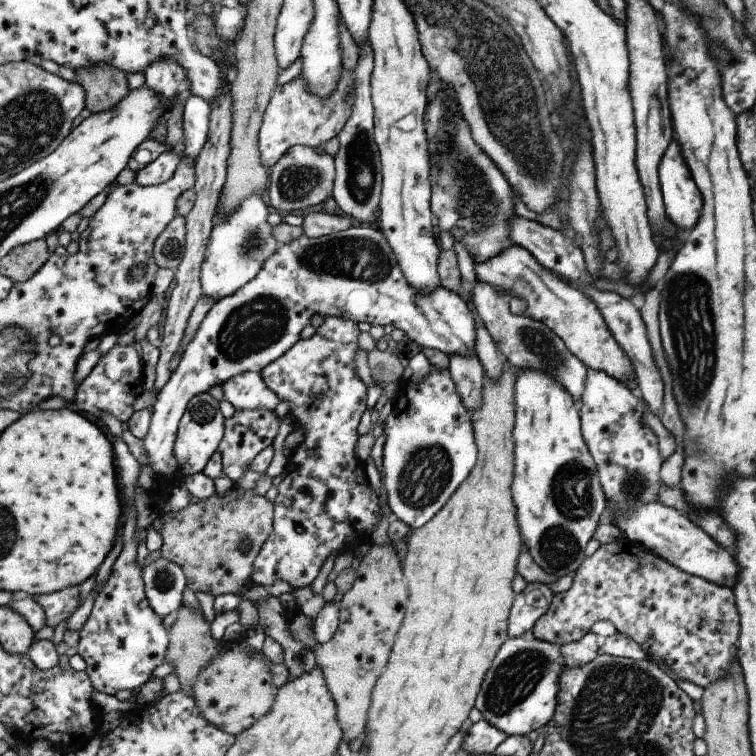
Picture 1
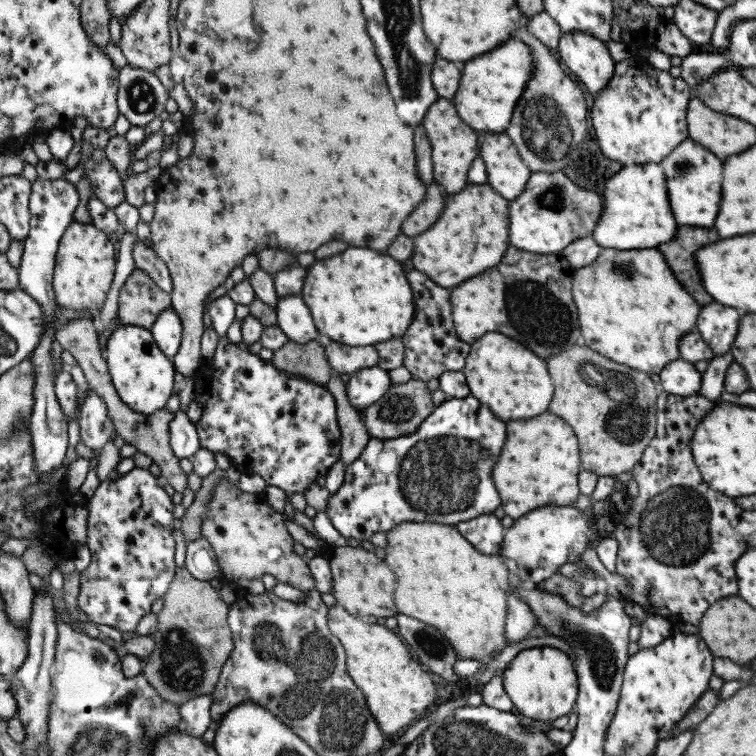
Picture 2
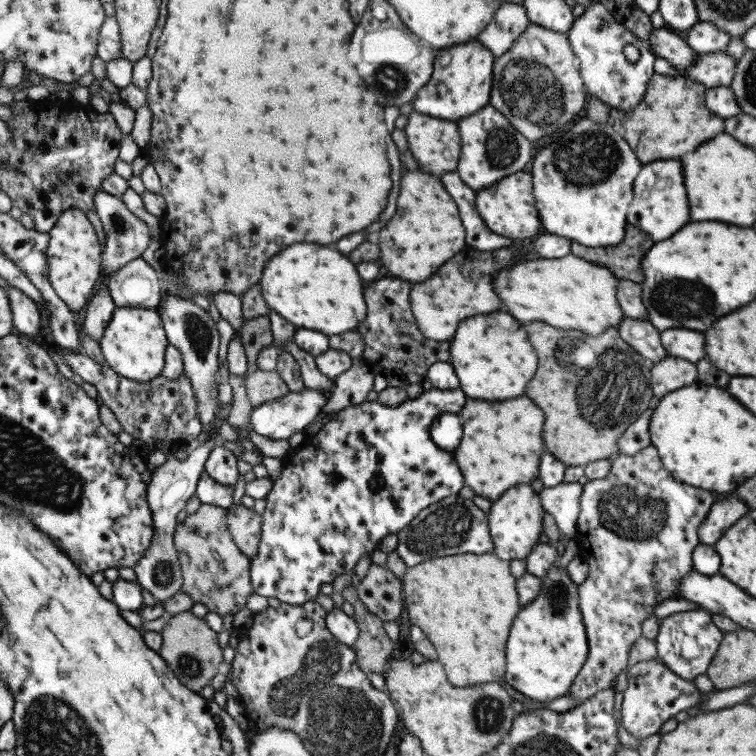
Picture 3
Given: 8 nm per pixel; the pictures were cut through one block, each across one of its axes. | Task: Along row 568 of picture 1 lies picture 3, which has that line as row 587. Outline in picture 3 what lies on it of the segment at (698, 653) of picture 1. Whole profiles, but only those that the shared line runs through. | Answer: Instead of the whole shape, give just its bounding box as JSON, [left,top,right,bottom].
[567,446,715,704]

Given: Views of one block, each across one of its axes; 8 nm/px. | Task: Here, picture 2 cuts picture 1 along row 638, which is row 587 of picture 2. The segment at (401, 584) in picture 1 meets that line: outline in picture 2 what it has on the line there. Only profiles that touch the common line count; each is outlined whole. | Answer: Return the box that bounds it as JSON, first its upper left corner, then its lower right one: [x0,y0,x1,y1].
[203,474,399,618]

